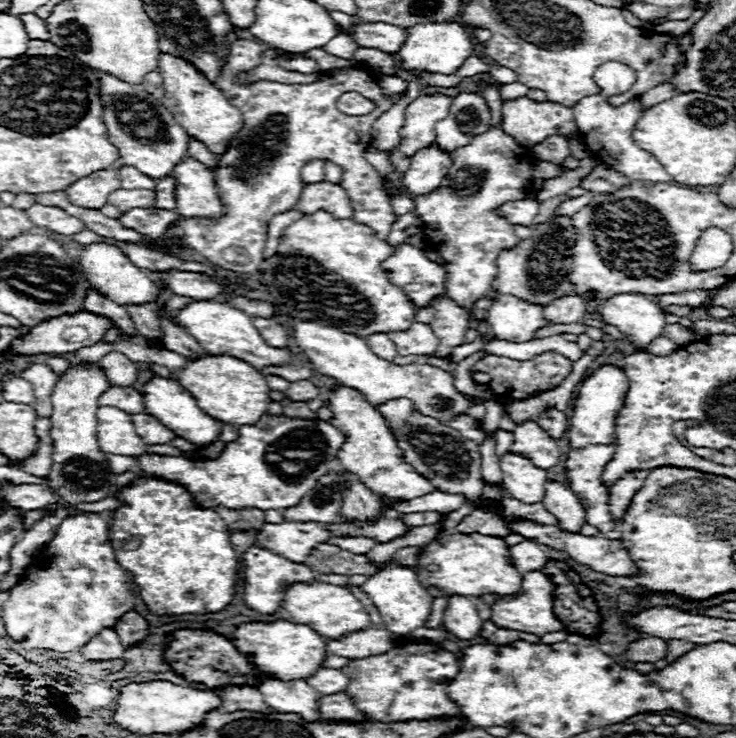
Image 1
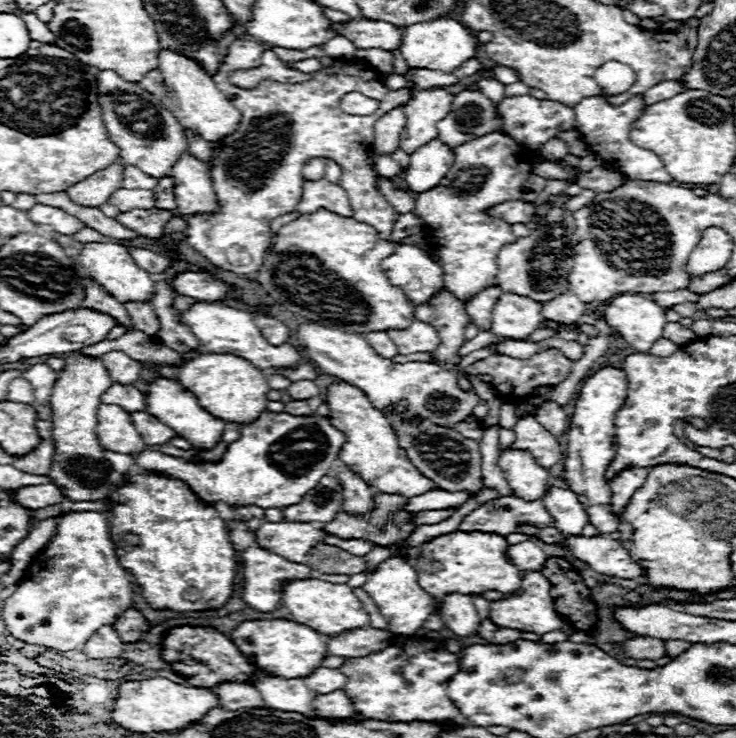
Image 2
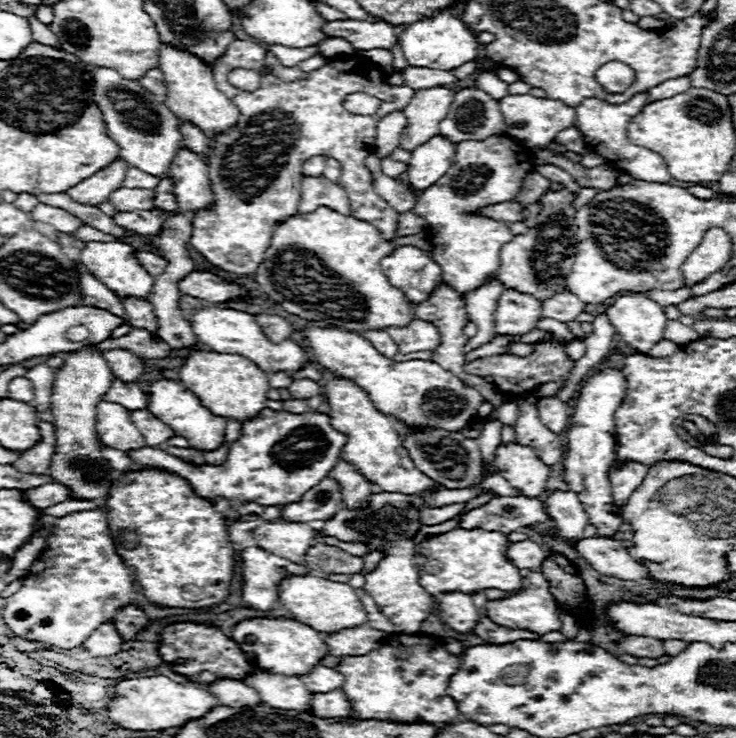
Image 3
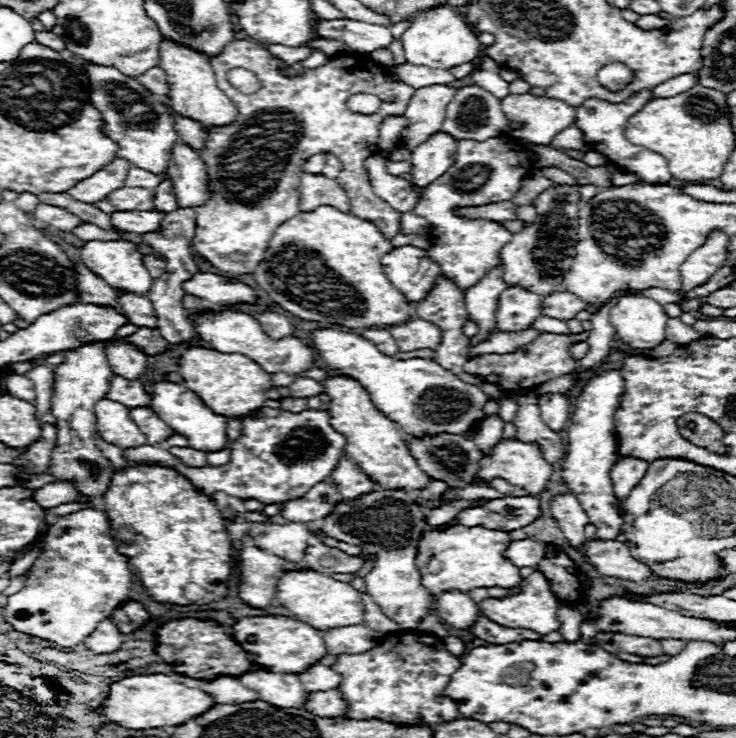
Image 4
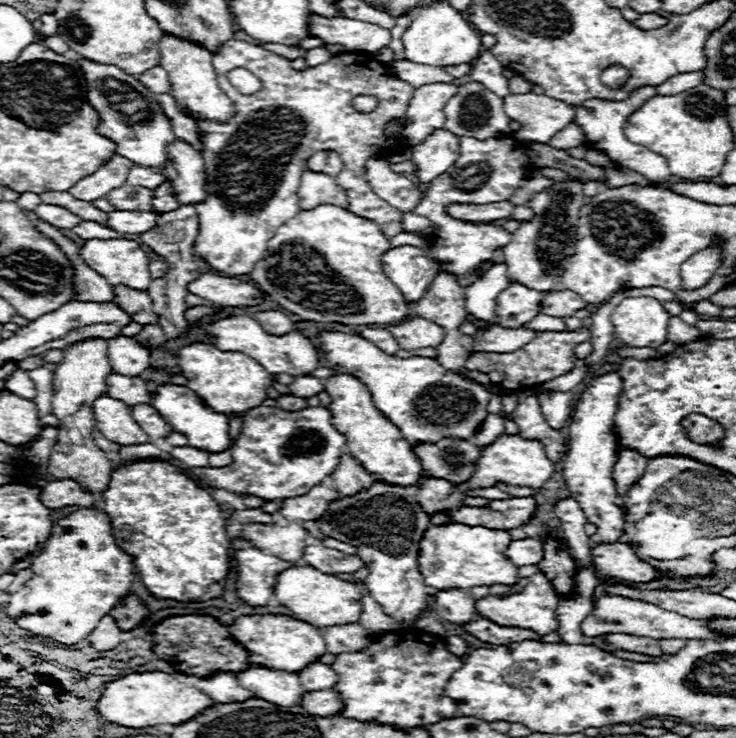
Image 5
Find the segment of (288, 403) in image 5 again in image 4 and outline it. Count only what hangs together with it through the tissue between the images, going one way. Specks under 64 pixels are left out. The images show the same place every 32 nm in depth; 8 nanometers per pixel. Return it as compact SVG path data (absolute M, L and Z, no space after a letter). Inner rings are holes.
M280 398L280 408L288 410L288 412L302 412L306 410L306 400L304 398Z

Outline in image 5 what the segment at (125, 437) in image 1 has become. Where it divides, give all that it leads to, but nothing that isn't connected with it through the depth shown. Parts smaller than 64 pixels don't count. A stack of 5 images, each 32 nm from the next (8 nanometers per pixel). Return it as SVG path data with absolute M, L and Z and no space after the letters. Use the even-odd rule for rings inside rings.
M100 396L94 400L94 420L96 428L116 444L144 444L148 434L132 418L130 408L116 398Z

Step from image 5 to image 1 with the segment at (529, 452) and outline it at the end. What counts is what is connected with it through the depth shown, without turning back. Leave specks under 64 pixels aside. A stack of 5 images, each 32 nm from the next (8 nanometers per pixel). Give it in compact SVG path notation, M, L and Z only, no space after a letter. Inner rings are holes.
M508 452L500 458L500 466L504 472L504 486L506 486L508 496L514 496L516 500L542 500L544 498L546 470L534 466L530 458Z

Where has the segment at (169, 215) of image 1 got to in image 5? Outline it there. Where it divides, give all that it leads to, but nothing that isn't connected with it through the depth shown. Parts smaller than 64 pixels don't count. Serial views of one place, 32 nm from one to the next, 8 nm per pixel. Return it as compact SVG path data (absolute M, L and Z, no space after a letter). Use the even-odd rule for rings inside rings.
M114 210L108 214L108 228L122 234L142 234L146 228L154 228L156 212L138 212L138 210Z

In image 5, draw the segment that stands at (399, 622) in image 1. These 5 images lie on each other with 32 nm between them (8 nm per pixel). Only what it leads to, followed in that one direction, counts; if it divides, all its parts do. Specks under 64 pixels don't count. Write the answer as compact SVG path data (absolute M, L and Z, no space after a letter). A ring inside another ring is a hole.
M382 480L354 496L340 496L328 504L328 514L316 520L326 538L334 538L356 546L356 556L370 570L366 588L382 610L402 626L412 626L414 618L428 606L428 592L418 570L418 550L430 516L410 496L410 488L392 486Z

